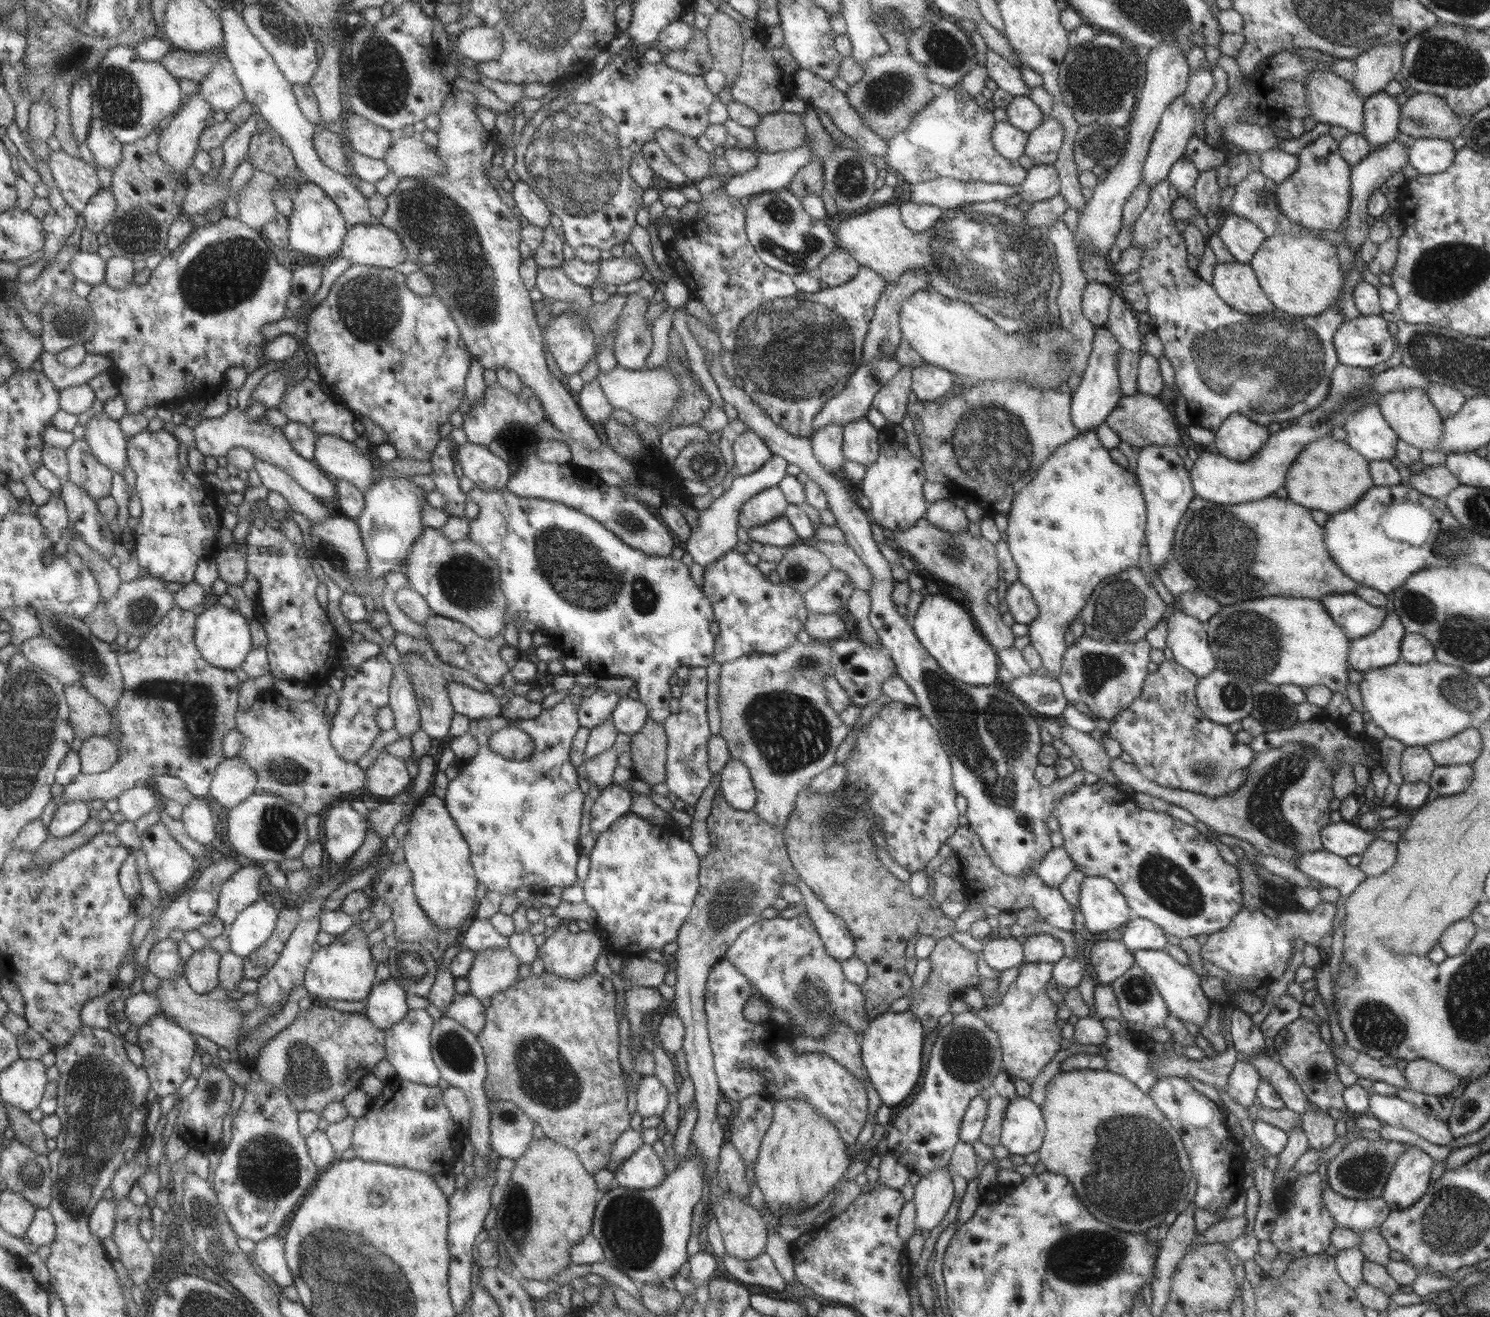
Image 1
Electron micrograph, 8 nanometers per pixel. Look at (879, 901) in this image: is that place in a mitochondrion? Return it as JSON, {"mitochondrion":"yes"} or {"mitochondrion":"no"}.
{"mitochondrion":"no"}

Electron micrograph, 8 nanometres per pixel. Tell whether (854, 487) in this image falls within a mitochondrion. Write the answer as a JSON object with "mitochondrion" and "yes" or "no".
{"mitochondrion":"no"}

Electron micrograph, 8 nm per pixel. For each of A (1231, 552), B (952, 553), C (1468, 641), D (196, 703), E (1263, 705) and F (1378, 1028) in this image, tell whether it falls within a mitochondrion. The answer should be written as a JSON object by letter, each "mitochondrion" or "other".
{"A":"mitochondrion","B":"mitochondrion","C":"mitochondrion","D":"mitochondrion","E":"mitochondrion","F":"mitochondrion"}

